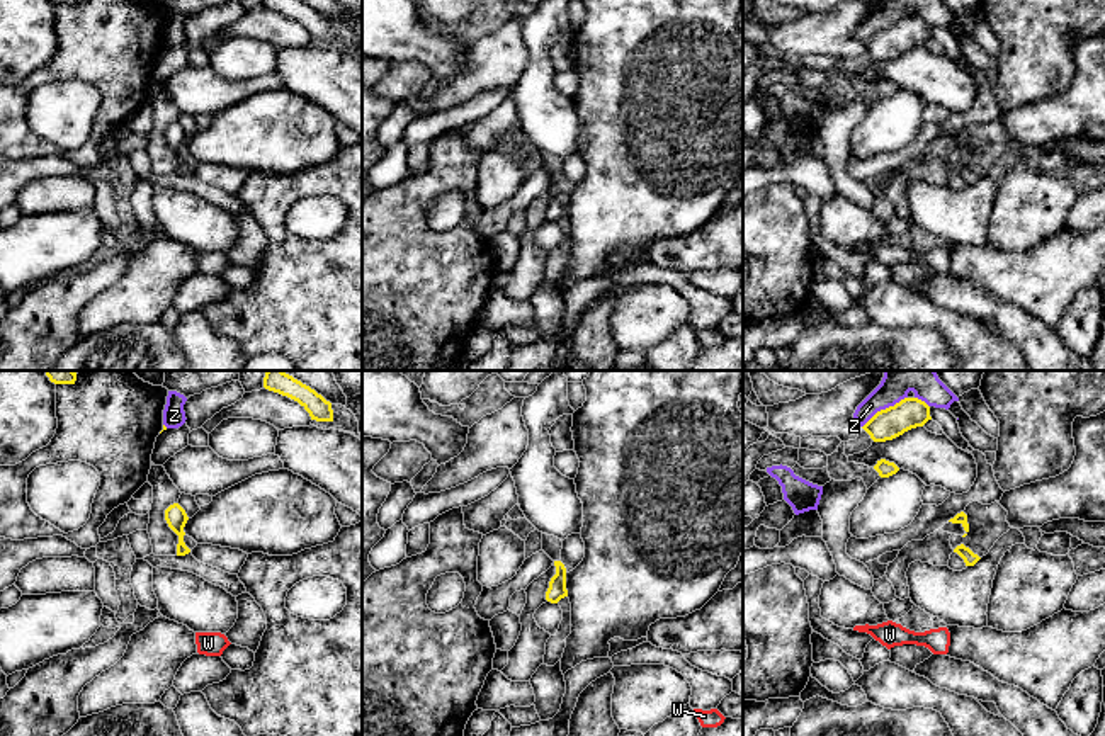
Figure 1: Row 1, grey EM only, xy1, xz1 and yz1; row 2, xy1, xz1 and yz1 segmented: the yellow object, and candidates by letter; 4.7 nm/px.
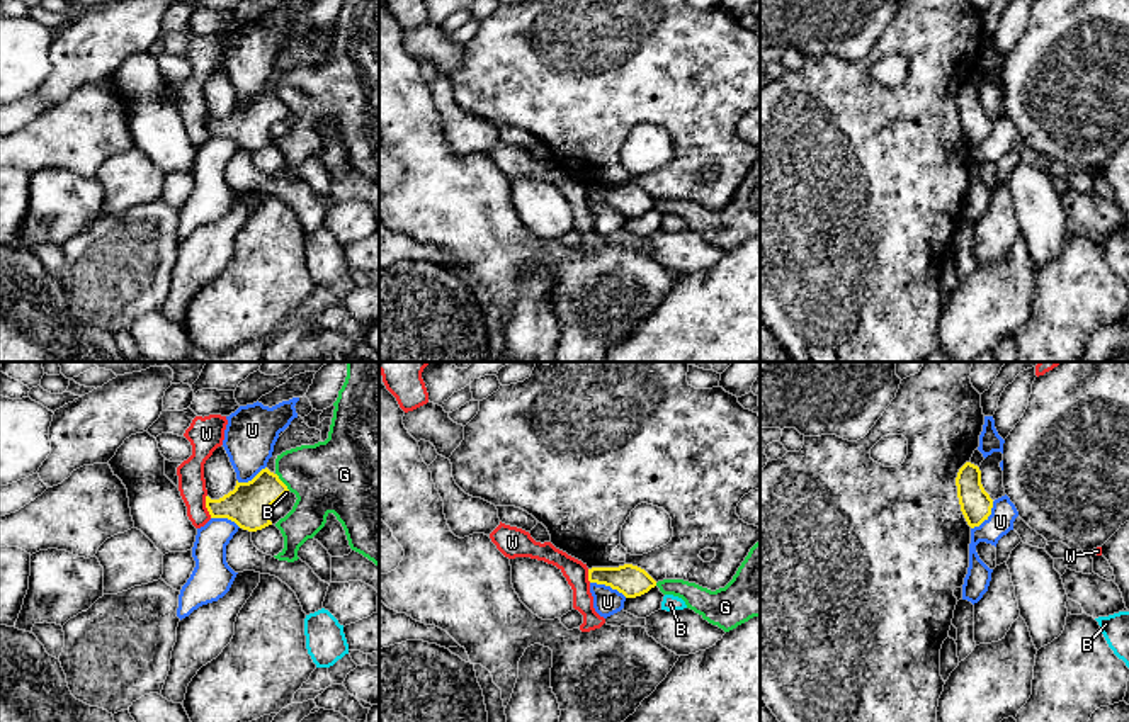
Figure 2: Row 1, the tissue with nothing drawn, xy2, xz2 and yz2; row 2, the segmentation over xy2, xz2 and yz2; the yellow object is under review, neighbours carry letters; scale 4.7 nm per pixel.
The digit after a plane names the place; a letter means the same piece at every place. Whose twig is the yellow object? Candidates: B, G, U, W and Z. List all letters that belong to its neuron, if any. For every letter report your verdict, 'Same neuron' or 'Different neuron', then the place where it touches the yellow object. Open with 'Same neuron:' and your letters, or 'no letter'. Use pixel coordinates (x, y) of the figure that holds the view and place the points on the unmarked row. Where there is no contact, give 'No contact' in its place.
Same neuron: B
B: Same neuron. Touches yellow at xy2 (284, 112)
G: Different neuron. Touches yellow at xy2 (281, 101)
U: Different neuron. Touches yellow at xz2 (609, 204)
W: Different neuron. Touches yellow at xy2 (206, 126)
Z: Different neuron. Touches yellow at yz1 (886, 28)

